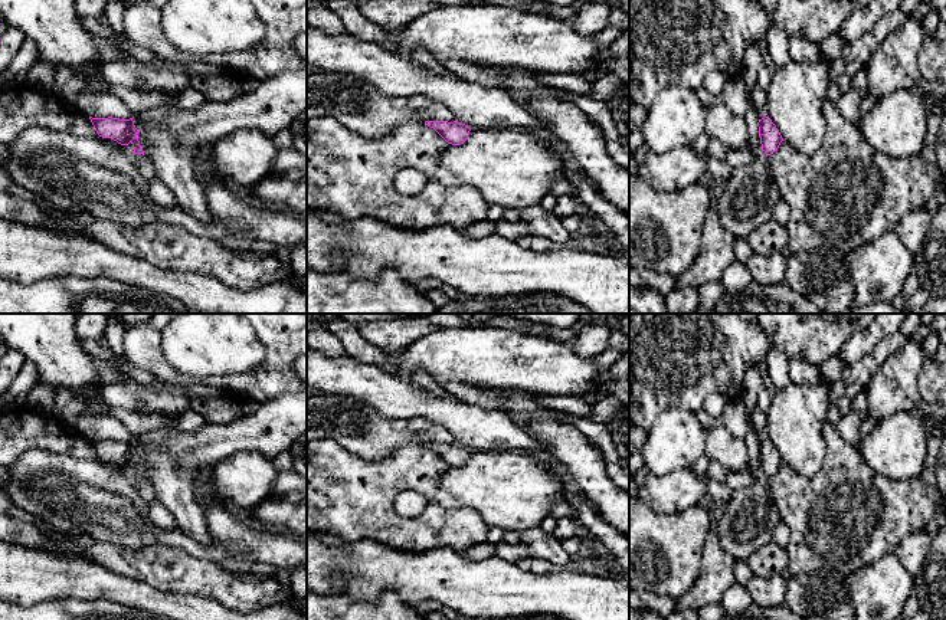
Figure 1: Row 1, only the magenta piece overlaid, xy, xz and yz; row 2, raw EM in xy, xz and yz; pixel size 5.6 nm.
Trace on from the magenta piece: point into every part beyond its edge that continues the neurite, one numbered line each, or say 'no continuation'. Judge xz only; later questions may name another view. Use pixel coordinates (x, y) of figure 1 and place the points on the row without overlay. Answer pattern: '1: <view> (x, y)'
no continuation

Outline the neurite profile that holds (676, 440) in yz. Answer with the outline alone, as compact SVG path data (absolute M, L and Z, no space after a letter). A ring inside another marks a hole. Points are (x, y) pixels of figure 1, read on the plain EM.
M668 409L658 414L641 449L649 473L662 476L691 468L707 450L706 430L697 414L683 409Z

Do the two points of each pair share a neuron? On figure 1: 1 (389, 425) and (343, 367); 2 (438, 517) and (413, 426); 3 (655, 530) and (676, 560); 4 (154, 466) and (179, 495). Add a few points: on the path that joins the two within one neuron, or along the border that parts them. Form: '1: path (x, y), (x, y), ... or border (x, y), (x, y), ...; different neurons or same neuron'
1: border (382, 416), (418, 417); different neurons
2: border (424, 445), (399, 445), (396, 448); different neurons
3: path (655, 537), (668, 553); same neuron
4: path (161, 473), (173, 488); same neuron

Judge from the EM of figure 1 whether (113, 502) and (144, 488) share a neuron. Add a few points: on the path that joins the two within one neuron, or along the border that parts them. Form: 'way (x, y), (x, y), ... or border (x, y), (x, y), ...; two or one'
border (133, 476), (133, 485), (147, 502); two

